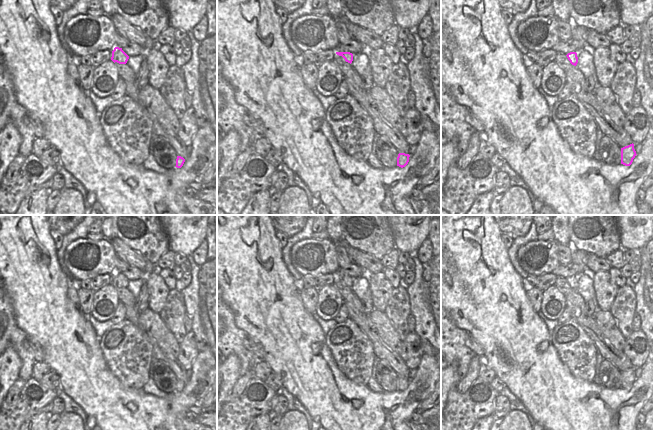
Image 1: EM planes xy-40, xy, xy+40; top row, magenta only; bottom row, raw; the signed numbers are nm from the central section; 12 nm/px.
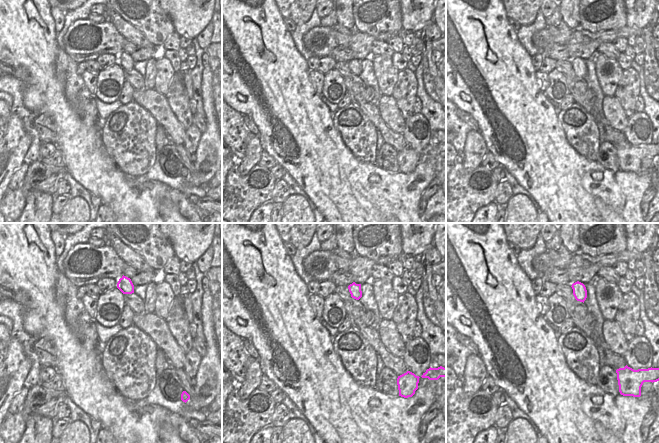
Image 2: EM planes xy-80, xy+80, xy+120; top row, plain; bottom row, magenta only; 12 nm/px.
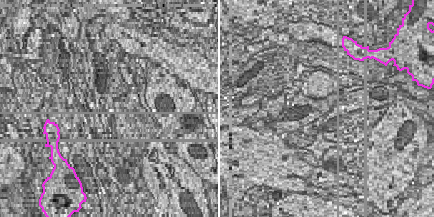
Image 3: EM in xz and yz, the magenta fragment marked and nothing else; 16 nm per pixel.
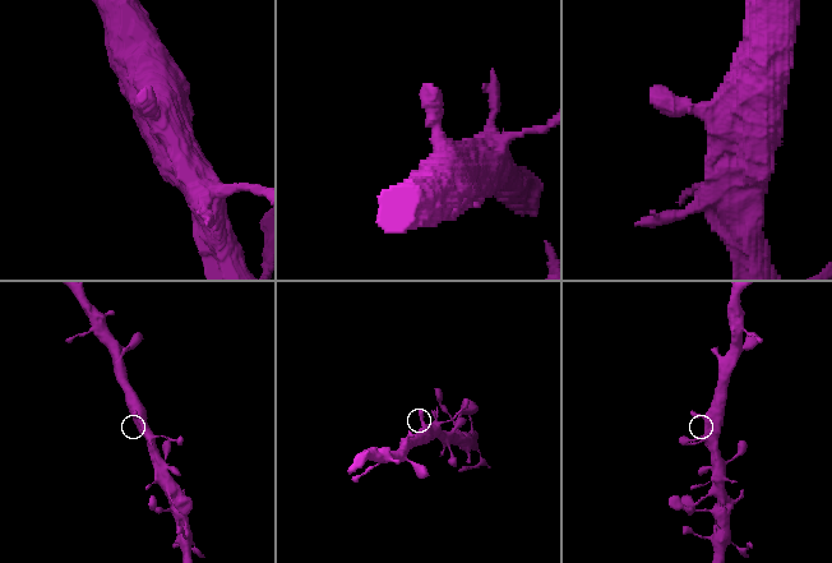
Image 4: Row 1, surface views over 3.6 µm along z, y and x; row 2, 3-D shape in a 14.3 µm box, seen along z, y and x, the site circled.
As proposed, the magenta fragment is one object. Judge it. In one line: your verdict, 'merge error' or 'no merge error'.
no merge error

